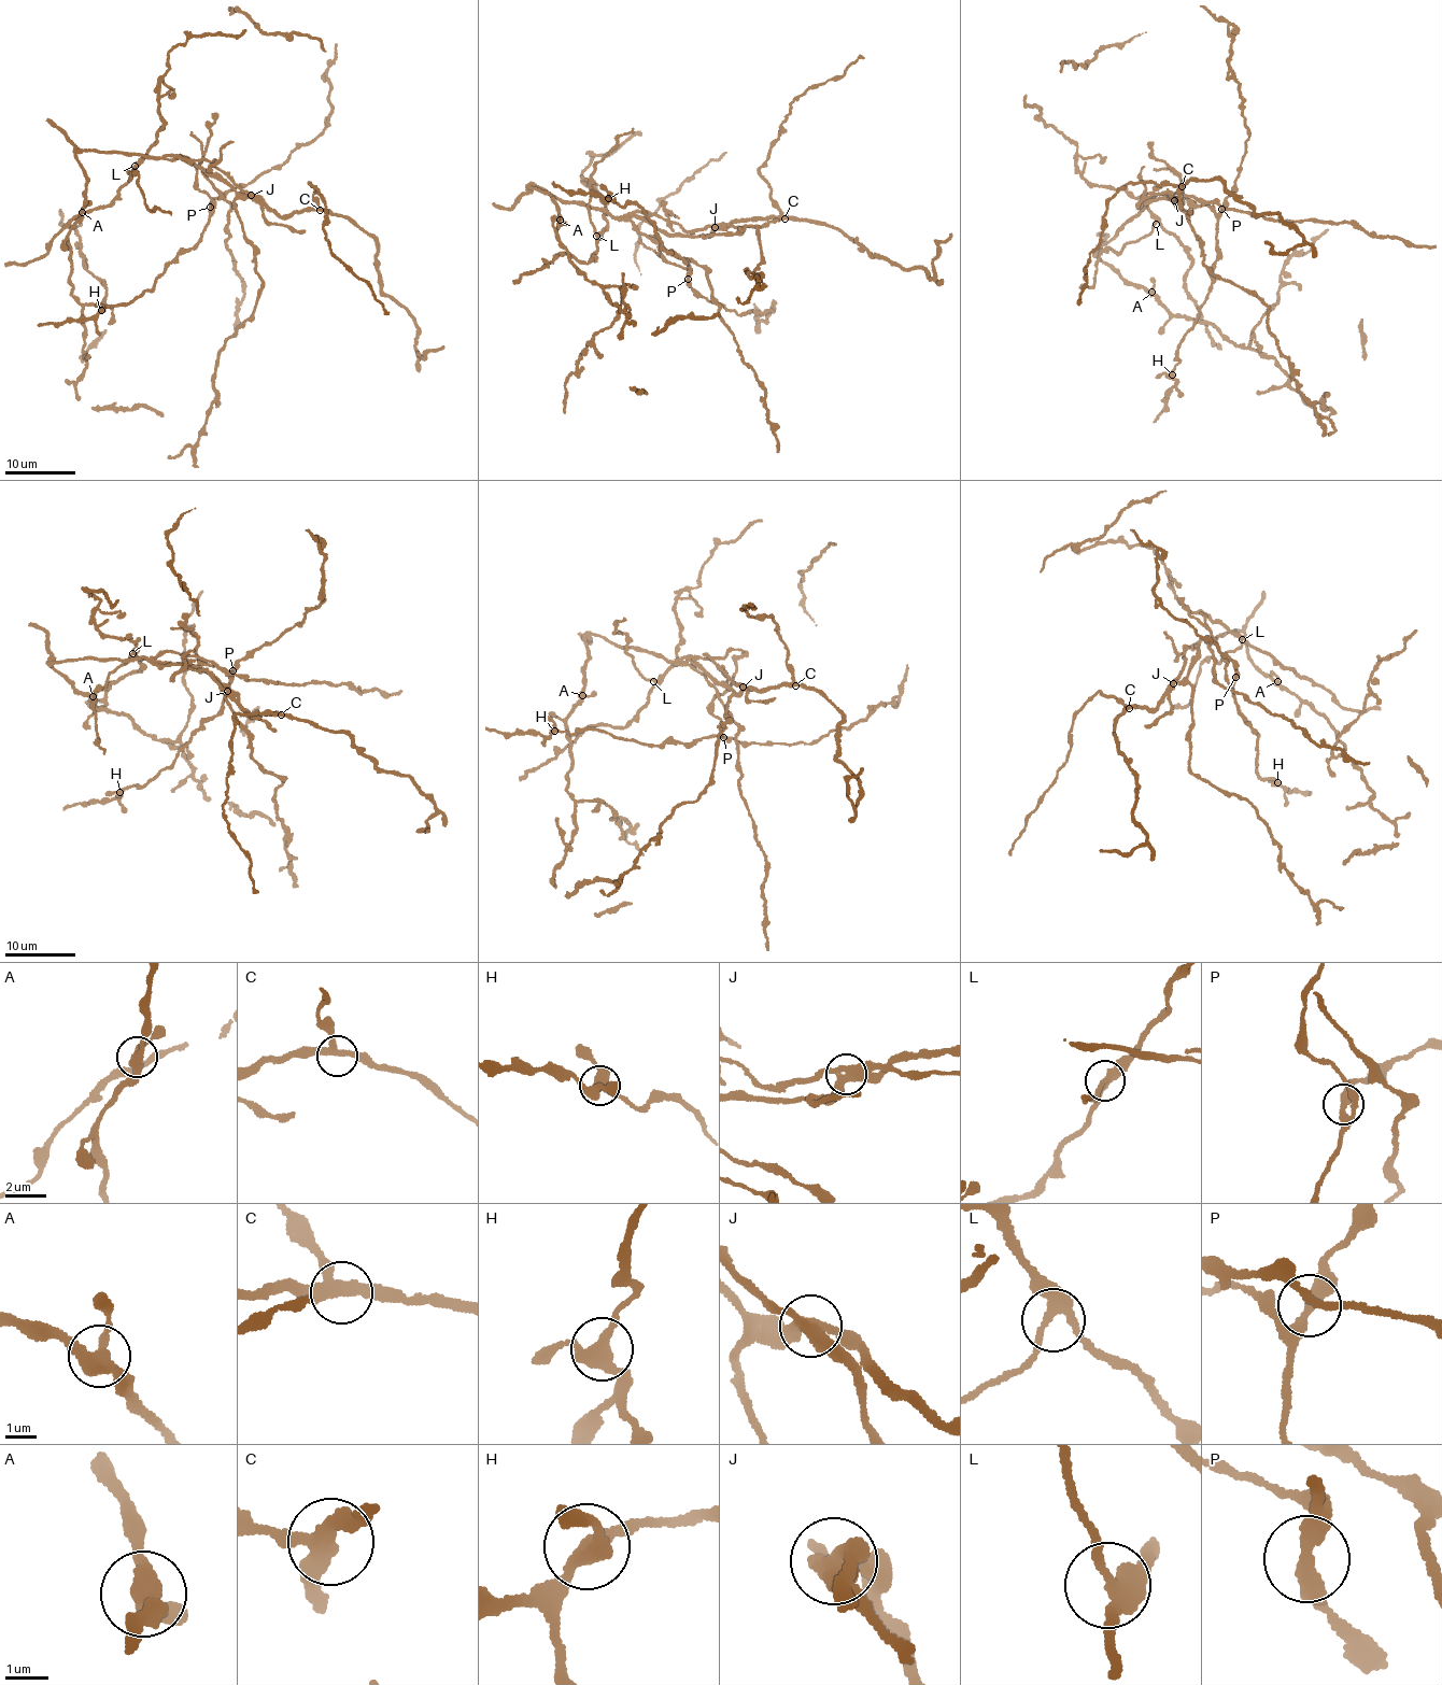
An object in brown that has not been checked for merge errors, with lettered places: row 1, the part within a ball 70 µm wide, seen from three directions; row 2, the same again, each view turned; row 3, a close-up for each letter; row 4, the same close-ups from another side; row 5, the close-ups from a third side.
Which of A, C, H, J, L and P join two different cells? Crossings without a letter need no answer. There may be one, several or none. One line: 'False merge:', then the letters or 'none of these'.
False merge: J

